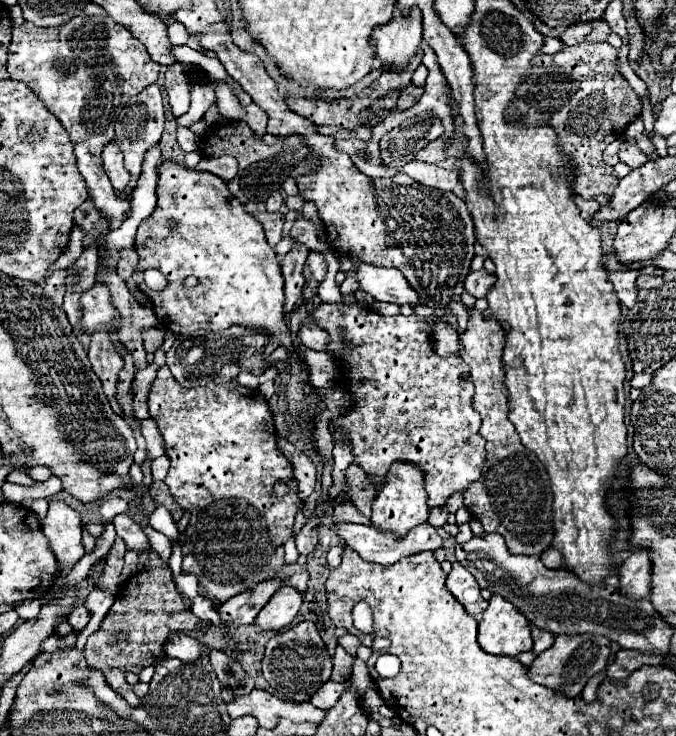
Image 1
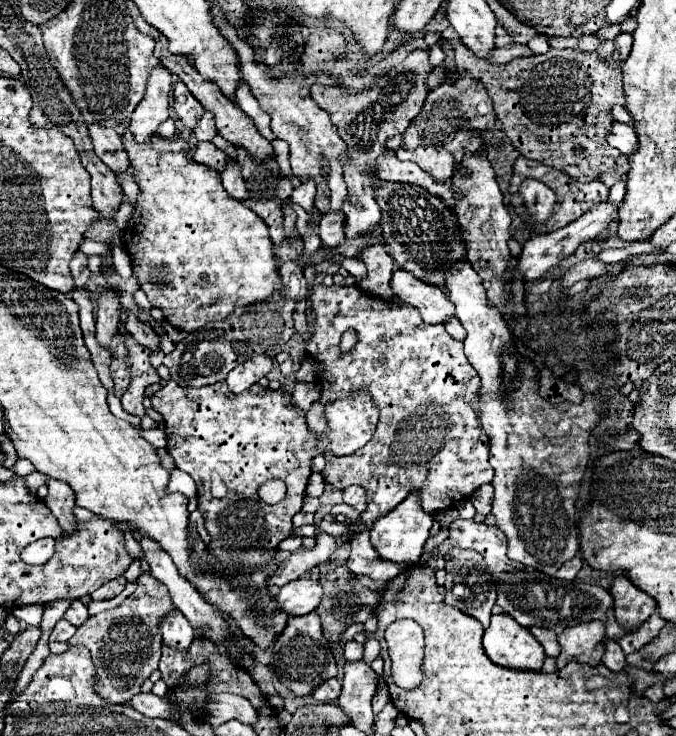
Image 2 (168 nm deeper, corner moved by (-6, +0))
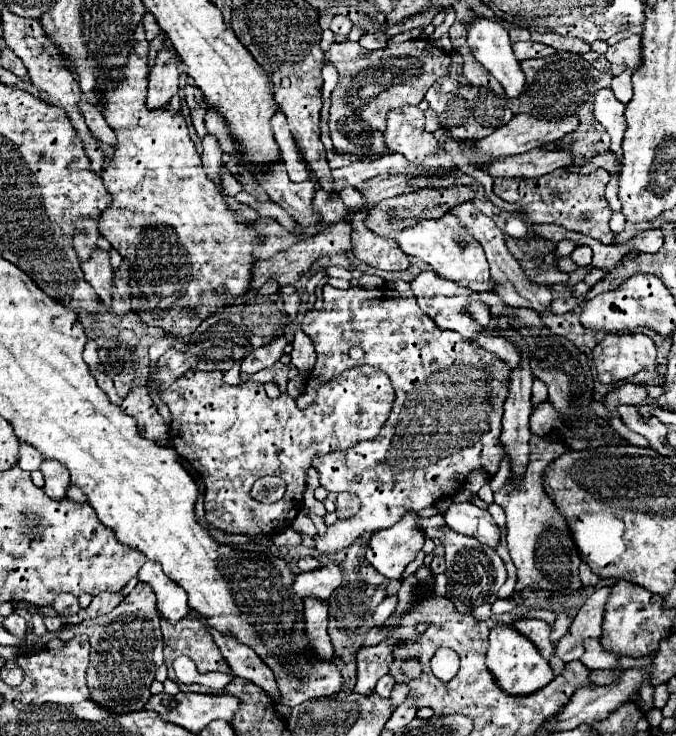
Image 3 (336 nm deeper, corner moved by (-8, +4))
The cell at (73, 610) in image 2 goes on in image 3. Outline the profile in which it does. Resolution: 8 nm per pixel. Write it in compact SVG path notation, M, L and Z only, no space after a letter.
M63 593L61 597L55 597L51 607L55 609L57 615L73 615L73 613L77 613L81 609L79 603L77 603L77 597L71 595L71 593Z

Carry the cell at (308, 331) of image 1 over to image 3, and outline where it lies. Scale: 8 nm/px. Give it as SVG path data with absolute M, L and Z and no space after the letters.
M279 287L279 295L281 295L281 299L283 299L285 313L287 313L291 319L295 319L295 317L297 317L297 311L299 311L299 305L301 305L297 291L295 291L293 287Z

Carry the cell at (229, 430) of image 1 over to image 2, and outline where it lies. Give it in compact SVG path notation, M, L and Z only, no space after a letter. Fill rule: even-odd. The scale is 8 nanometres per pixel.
M169 379L155 395L153 395L153 409L163 415L165 419L165 433L167 433L167 451L175 461L175 467L189 473L197 485L197 501L199 511L205 517L205 529L211 535L207 555L213 559L211 565L219 565L217 569L245 565L257 567L265 565L273 553L277 551L279 543L291 535L291 519L295 513L301 511L307 479L311 475L311 459L317 453L335 453L335 455L351 455L361 449L373 435L379 411L373 407L367 393L355 393L349 399L339 399L325 407L327 415L327 431L321 437L309 433L305 423L305 413L293 407L289 395L283 389L265 389L261 385L251 385L243 393L231 393L227 383L215 383L201 389L181 387L173 379ZM281 479L287 485L287 495L277 505L267 505L259 499L257 489L271 481Z

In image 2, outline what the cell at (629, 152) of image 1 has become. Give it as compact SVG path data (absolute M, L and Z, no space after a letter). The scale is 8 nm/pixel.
M613 121L613 129L607 135L607 141L611 147L619 149L625 155L629 155L629 153L633 153L633 149L637 149L637 133L633 133L633 127L617 123L617 121Z

